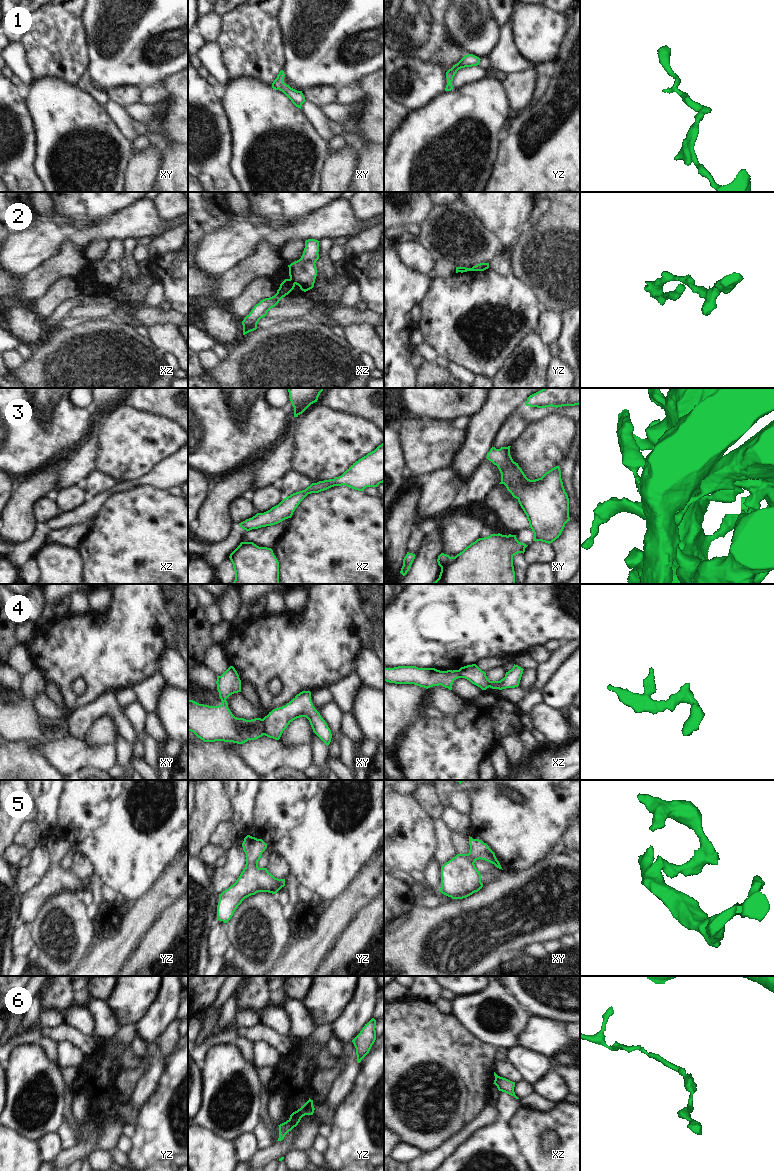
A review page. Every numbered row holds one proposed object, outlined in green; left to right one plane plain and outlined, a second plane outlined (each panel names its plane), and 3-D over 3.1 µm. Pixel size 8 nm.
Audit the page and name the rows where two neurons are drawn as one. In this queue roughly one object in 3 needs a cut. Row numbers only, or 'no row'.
2, 4, 6

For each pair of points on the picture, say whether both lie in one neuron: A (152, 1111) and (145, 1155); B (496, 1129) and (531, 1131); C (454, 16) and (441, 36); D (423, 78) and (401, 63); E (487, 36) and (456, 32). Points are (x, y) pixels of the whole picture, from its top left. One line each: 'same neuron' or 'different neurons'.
A: same neuron
B: different neurons
C: different neurons
D: same neuron
E: same neuron

